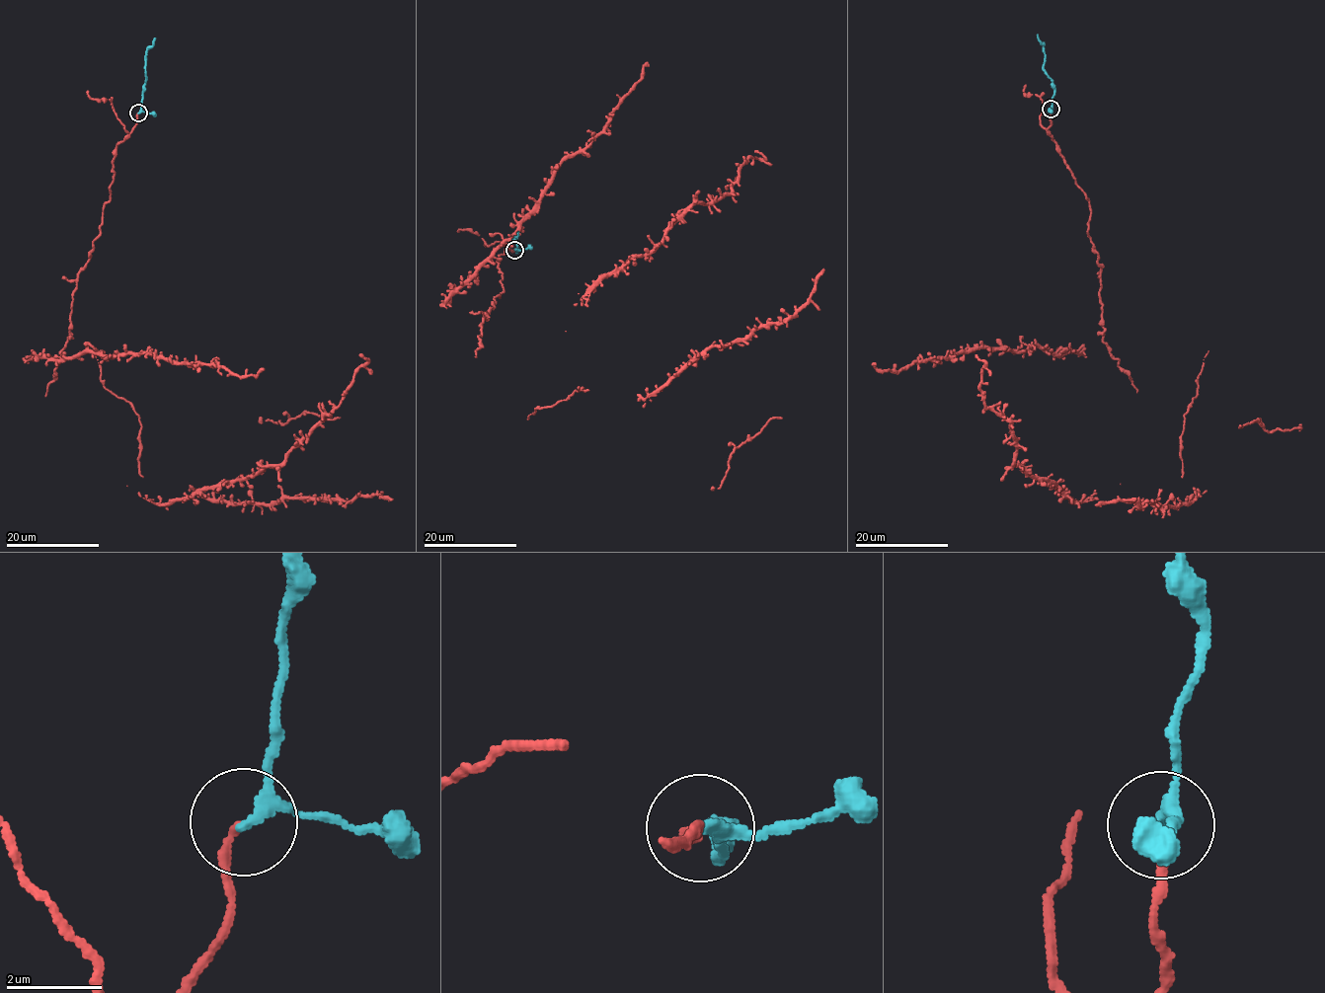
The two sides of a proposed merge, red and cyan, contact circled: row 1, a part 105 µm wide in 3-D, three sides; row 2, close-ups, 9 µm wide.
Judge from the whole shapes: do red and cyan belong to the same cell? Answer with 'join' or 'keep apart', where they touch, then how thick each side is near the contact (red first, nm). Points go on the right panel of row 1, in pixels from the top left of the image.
join; at (1051, 109); 160 nm thick on the red side, 200 nm on the other

